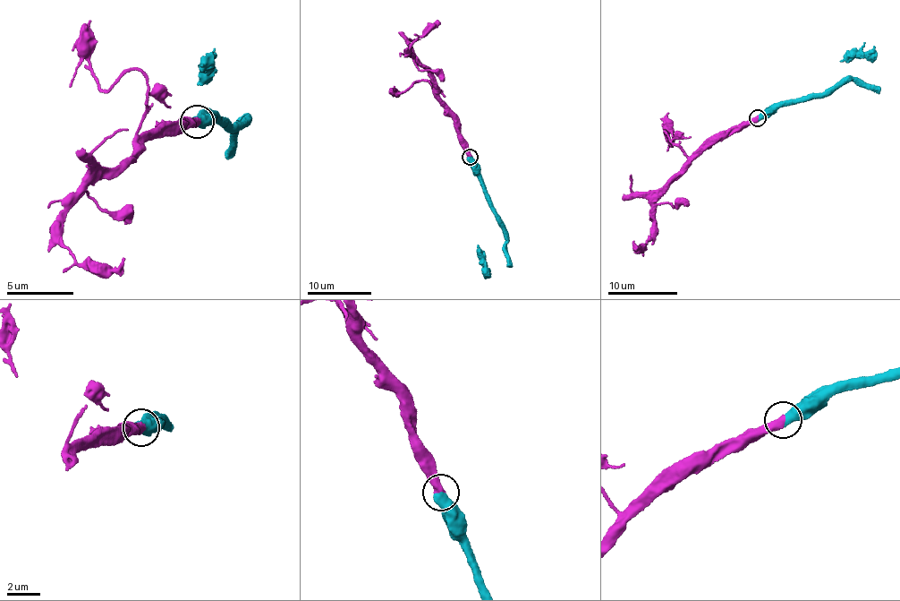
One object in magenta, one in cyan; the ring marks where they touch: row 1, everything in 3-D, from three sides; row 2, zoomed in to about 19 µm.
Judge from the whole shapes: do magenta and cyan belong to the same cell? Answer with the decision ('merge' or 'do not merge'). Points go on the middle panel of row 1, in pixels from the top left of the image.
merge

